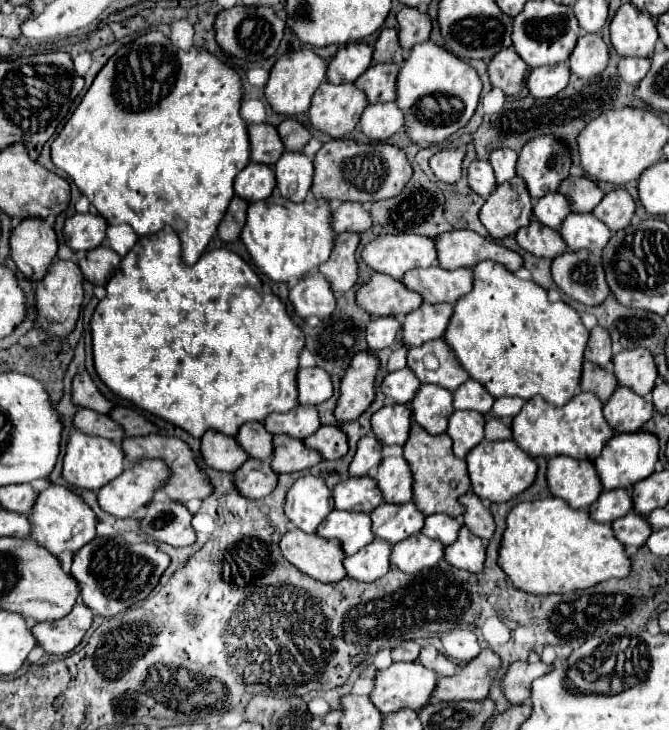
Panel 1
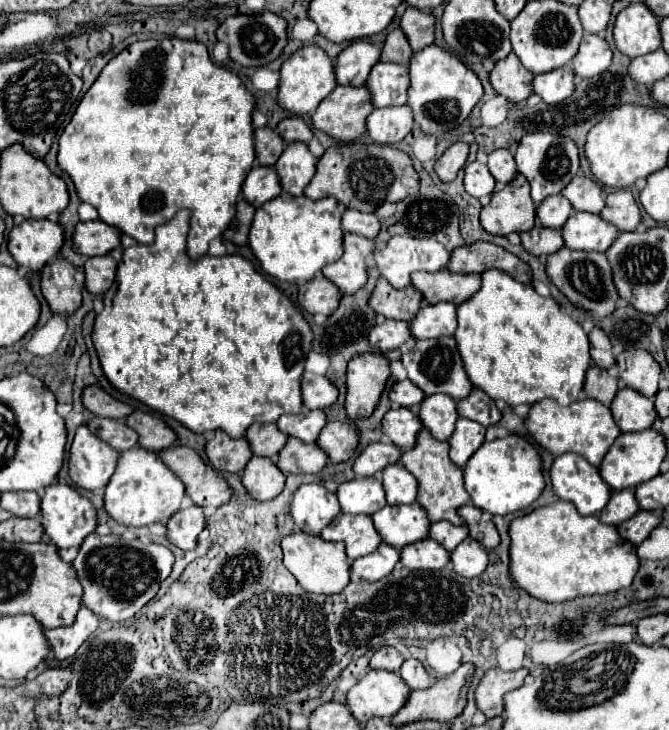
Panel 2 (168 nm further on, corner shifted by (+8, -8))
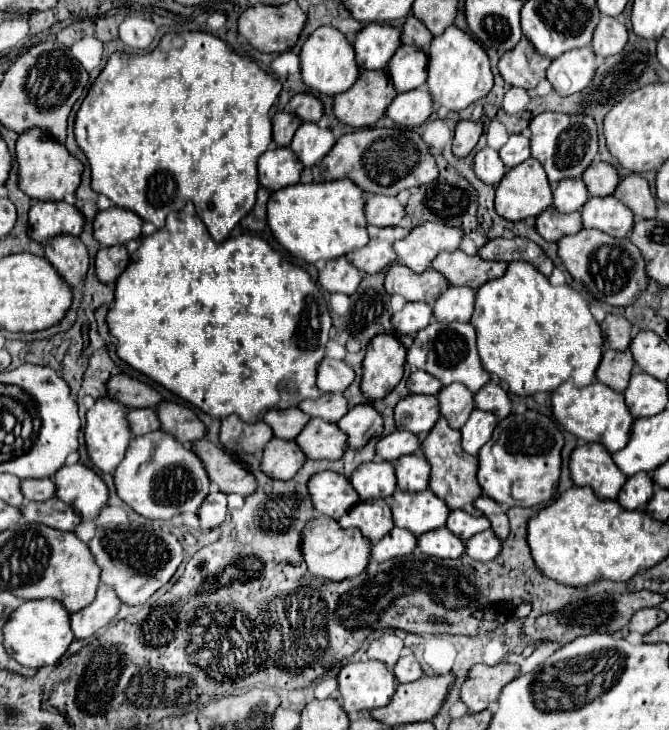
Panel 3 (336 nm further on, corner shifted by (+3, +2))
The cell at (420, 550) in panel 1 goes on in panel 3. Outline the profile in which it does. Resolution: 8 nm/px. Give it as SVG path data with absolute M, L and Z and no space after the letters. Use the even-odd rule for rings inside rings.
M434 529L418 537L418 547L426 555L434 555L440 559L458 559L464 555L466 545L460 537L450 533L450 529Z

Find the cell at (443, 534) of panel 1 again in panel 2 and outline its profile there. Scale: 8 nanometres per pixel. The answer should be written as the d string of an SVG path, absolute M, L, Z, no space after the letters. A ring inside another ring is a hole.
M437 521L429 527L429 537L435 539L439 545L443 545L449 553L469 535L465 525L453 525L449 521Z

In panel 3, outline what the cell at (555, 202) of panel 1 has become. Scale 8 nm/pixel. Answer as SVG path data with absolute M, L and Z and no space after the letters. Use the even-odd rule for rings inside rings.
M580 177L566 179L558 183L558 187L554 189L554 207L560 213L574 213L574 211L580 211L580 207L584 207L588 197L590 193Z

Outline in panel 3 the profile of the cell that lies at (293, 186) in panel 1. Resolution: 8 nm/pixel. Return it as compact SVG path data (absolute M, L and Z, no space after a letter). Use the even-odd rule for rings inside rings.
M302 123L292 139L292 151L304 163L304 167L316 165L336 143L330 129L320 129L316 123Z

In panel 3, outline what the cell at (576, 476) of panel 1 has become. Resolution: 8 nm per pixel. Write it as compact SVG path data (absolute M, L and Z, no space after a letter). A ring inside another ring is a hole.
M584 443L572 451L570 475L574 485L592 487L602 499L616 499L626 481L626 475L600 443Z

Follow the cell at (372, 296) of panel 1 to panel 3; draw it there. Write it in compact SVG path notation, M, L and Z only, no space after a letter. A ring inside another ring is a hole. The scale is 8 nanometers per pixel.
M394 263L386 275L386 291L390 295L402 295L406 301L422 301L434 305L434 301L450 287L446 277L434 269L414 273L406 265Z

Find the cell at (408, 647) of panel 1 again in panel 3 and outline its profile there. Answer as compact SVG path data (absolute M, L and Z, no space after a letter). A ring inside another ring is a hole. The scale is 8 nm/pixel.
M382 635L380 639L376 639L376 641L370 643L368 657L376 659L376 661L382 661L388 667L394 667L396 661L398 661L398 657L400 657L402 647L404 647L404 643L396 635Z

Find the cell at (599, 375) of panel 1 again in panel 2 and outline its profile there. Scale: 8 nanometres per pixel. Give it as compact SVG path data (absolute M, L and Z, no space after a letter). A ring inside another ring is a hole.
M593 365L587 369L585 385L583 385L585 397L595 399L595 401L599 401L599 403L603 403L603 405L611 405L617 389L619 389L617 377L613 377L613 375L607 373L607 371L601 371L601 369L593 367Z

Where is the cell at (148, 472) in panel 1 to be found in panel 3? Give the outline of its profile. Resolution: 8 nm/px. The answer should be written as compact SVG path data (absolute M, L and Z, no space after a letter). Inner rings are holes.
M154 431L134 437L124 461L114 473L118 497L146 519L172 519L180 513L196 513L208 495L210 479L200 457L170 433Z

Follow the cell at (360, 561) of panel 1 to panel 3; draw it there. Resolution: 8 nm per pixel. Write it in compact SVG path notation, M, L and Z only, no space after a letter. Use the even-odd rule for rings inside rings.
M394 527L390 531L390 535L386 535L384 539L380 539L372 547L372 561L386 561L386 559L410 555L416 549L416 543L418 543L418 539L414 537L412 531Z

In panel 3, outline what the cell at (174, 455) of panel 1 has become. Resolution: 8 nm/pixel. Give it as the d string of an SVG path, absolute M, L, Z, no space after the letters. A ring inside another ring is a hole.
M202 439L192 443L194 453L202 457L206 471L210 473L210 481L216 483L224 493L238 493L248 497L256 491L256 477L240 463L236 463L222 447Z

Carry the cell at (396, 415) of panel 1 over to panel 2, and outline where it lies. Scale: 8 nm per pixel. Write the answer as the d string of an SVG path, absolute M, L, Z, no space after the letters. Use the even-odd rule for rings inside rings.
M393 407L383 417L383 435L397 447L411 447L421 429L419 415L407 407Z

